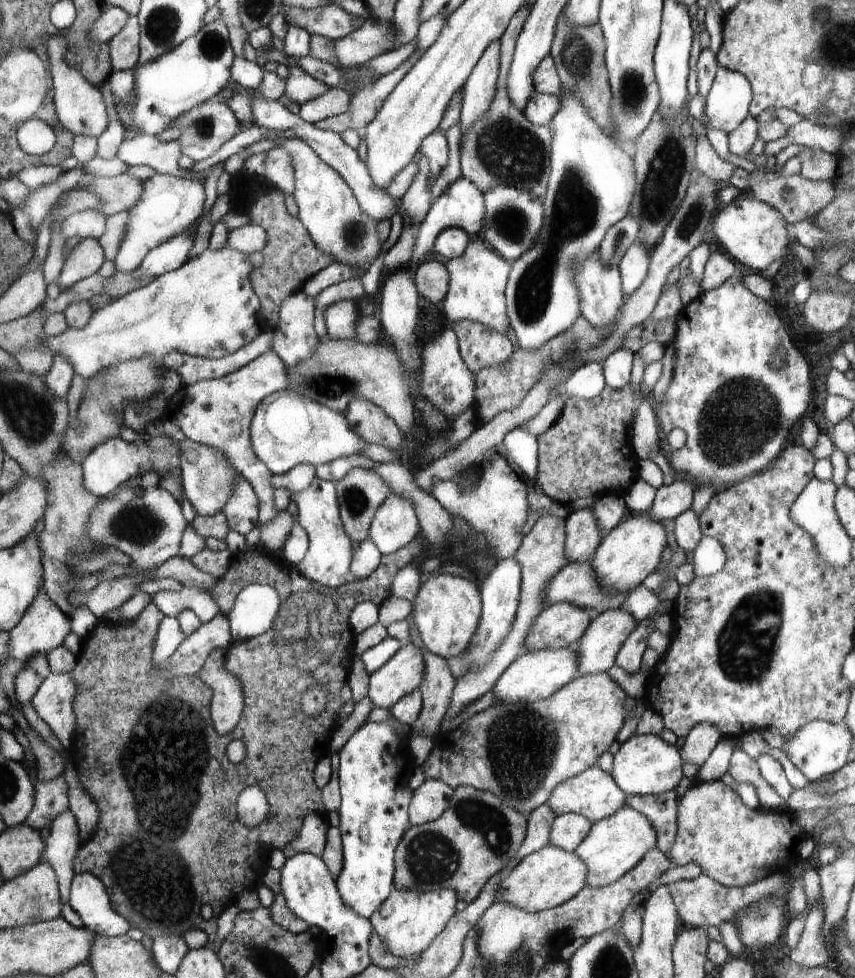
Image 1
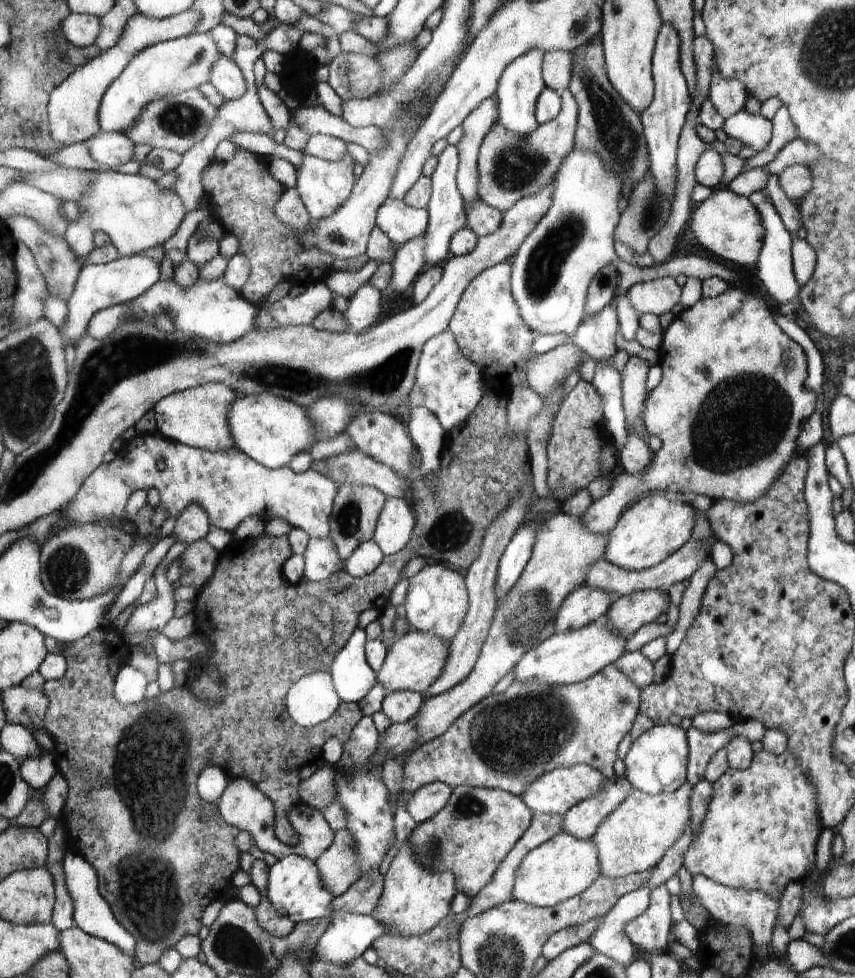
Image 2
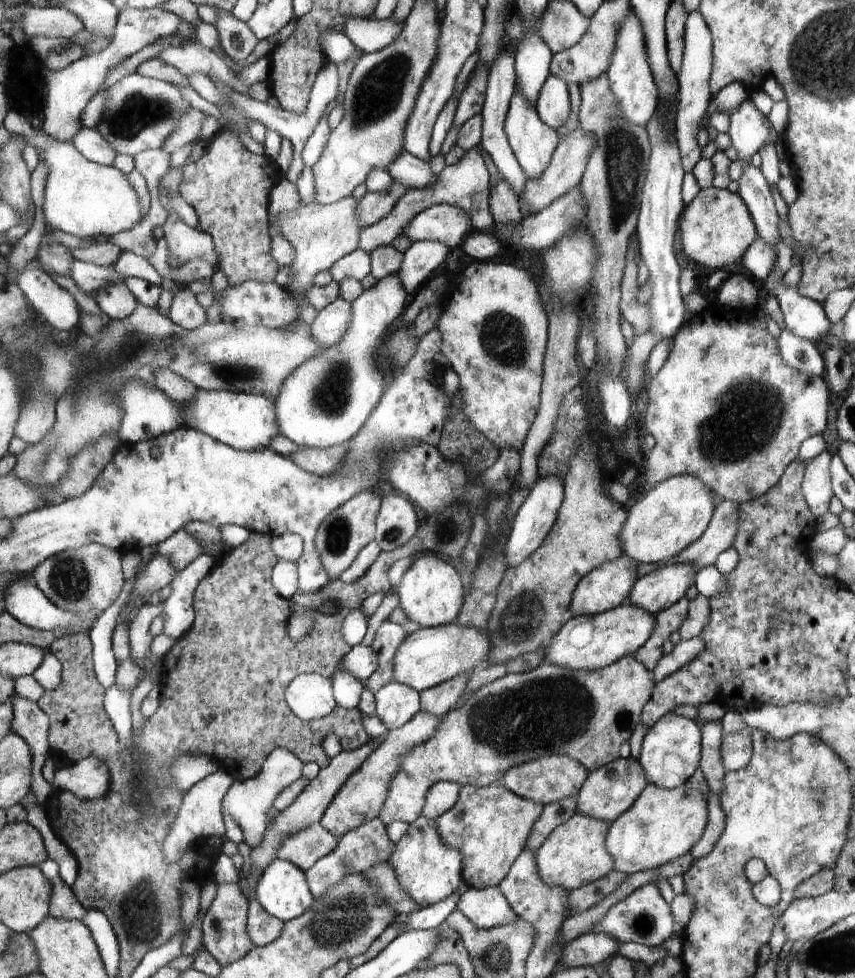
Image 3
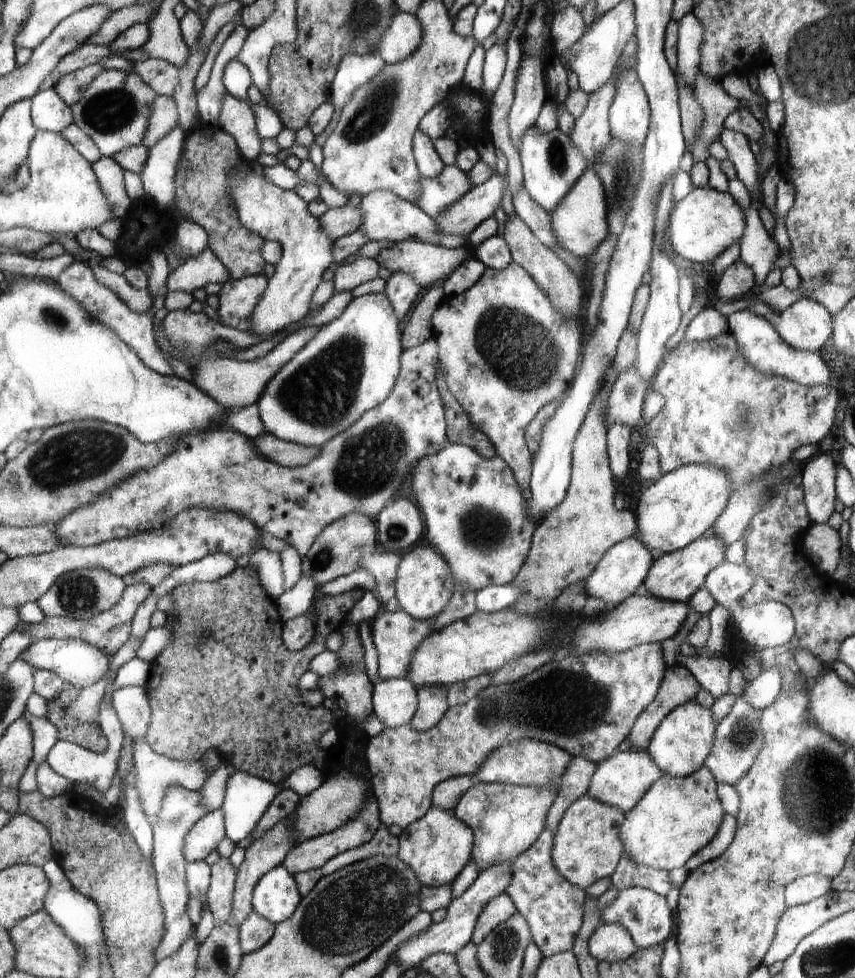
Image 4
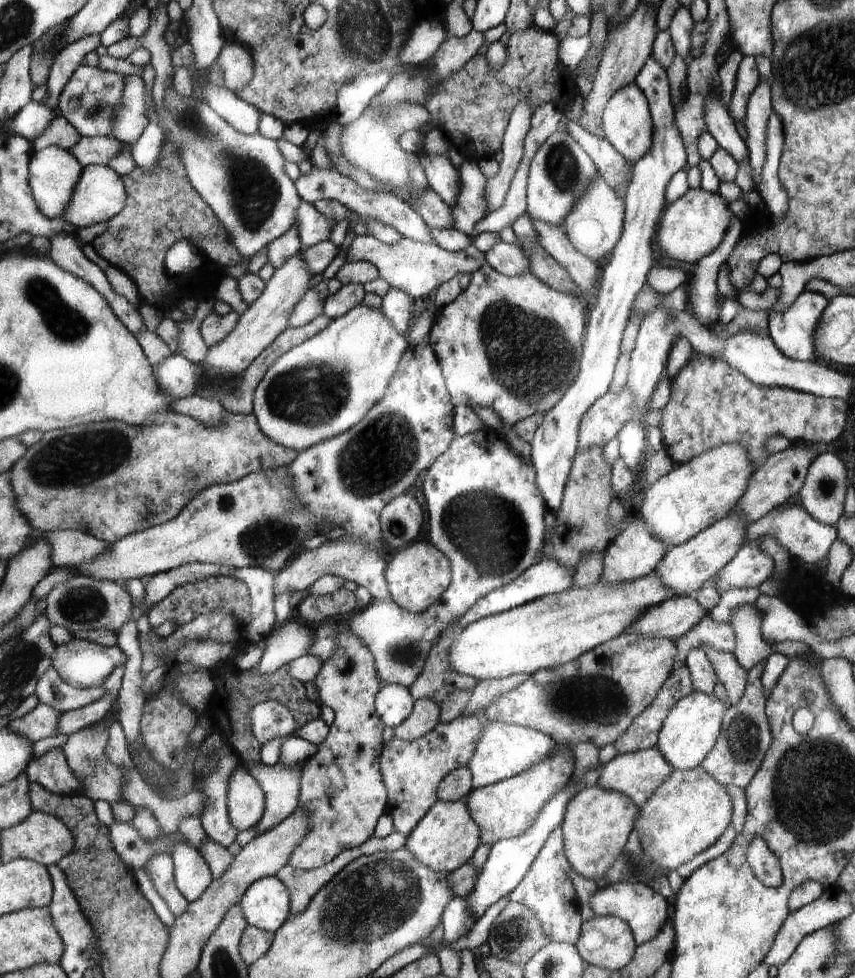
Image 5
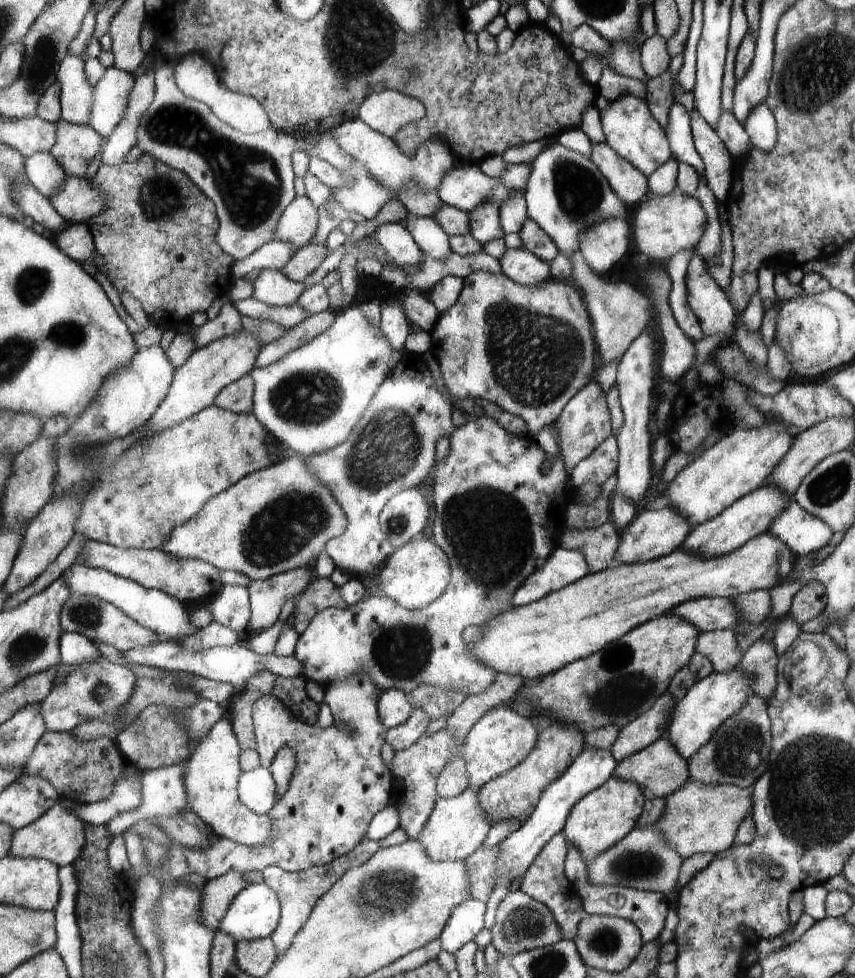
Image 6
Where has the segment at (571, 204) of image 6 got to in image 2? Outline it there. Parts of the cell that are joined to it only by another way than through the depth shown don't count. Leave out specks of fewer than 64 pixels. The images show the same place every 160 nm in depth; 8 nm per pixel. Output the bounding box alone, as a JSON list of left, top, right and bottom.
[495,48,546,135]

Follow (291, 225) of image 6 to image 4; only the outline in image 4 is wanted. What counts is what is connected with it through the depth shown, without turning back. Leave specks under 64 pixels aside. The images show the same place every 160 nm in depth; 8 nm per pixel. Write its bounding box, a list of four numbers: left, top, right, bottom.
[320,204,362,240]

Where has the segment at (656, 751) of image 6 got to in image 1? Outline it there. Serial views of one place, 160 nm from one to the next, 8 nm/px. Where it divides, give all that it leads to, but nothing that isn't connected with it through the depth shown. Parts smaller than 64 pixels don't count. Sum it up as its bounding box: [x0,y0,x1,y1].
[550,813,593,852]

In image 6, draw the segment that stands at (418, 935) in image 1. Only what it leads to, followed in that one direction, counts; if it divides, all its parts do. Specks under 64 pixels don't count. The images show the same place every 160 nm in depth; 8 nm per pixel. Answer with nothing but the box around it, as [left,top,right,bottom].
[419,787,490,860]

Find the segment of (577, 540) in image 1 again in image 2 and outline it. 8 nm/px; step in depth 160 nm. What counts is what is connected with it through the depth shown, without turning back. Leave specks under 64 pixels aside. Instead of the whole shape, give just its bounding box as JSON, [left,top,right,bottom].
[581,287,816,535]

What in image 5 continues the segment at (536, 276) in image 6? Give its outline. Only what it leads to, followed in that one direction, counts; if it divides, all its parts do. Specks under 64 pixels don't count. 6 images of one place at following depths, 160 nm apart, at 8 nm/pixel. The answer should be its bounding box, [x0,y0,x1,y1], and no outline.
[485,241,530,277]

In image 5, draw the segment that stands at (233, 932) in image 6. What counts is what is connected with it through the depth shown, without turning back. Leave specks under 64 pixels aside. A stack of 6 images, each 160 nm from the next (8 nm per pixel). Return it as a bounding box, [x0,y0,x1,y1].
[241,876,290,933]

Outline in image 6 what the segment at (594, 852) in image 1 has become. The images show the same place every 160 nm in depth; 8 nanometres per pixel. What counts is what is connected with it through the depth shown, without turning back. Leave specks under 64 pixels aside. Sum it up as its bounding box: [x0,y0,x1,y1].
[655,779,753,859]

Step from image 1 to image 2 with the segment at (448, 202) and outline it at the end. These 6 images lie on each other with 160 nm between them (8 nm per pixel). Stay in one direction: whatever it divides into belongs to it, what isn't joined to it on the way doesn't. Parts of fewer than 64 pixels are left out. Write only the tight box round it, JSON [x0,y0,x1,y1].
[381,199,503,304]

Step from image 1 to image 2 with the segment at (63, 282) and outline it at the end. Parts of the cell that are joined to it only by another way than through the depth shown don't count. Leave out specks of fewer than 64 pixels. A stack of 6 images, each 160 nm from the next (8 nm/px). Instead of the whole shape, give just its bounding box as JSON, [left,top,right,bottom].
[67,171,188,266]

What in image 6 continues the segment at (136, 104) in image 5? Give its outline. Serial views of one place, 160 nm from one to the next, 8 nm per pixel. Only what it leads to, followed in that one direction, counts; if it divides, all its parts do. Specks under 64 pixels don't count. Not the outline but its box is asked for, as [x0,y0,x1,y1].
[89,66,136,139]

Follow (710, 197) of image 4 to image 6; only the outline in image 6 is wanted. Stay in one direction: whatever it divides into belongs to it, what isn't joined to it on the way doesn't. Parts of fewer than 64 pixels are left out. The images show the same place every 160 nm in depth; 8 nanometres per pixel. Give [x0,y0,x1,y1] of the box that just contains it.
[631,192,706,262]

